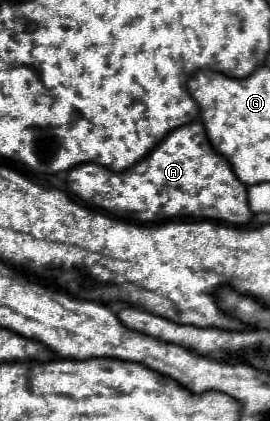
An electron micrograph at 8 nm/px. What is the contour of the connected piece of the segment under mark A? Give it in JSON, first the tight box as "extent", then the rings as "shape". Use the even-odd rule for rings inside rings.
{"extent":[67,121,253,225],"shape":[[[193,121],[171,131],[143,161],[139,161],[123,173],[113,173],[97,163],[77,165],[69,171],[67,185],[75,195],[79,195],[85,201],[85,205],[101,207],[103,211],[131,223],[155,223],[155,219],[193,217],[225,221],[231,225],[247,225],[253,219],[253,213],[247,205],[247,187],[235,177],[229,161],[211,147],[201,121]]]}

